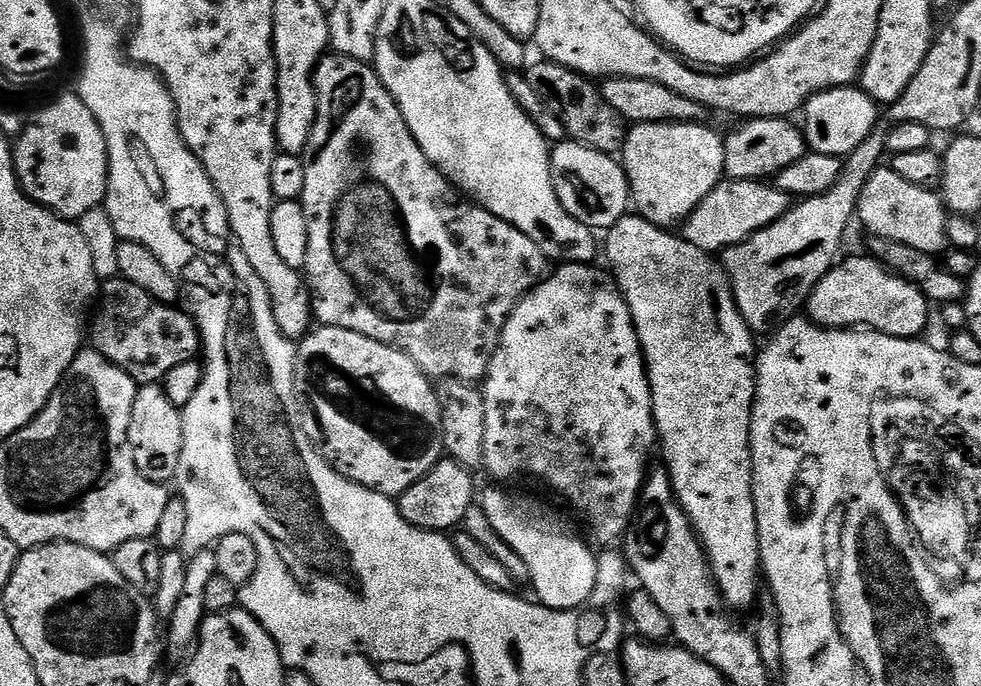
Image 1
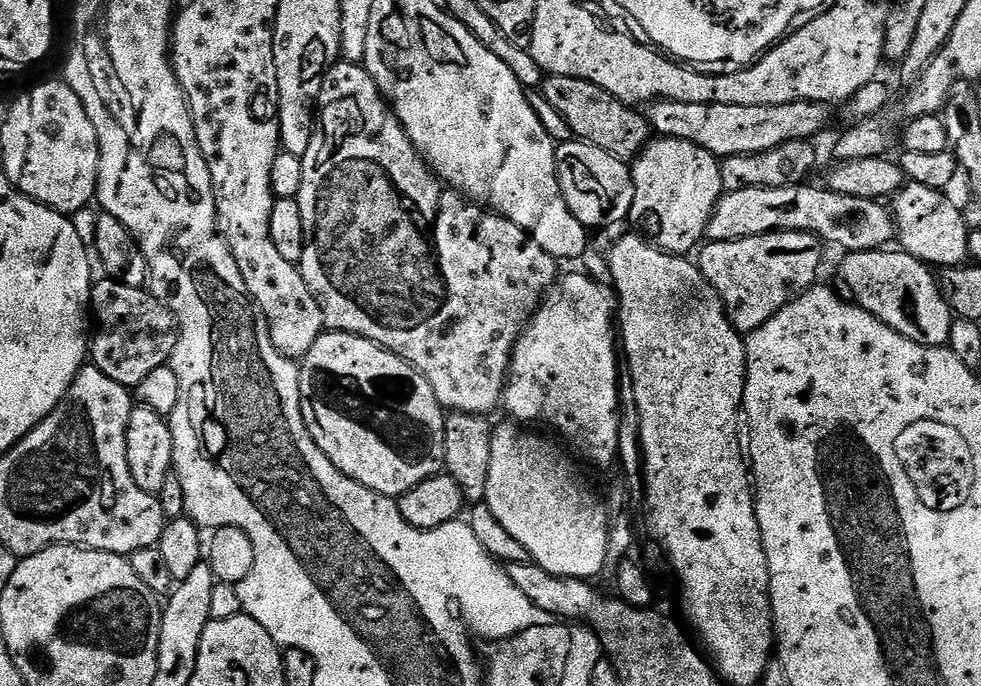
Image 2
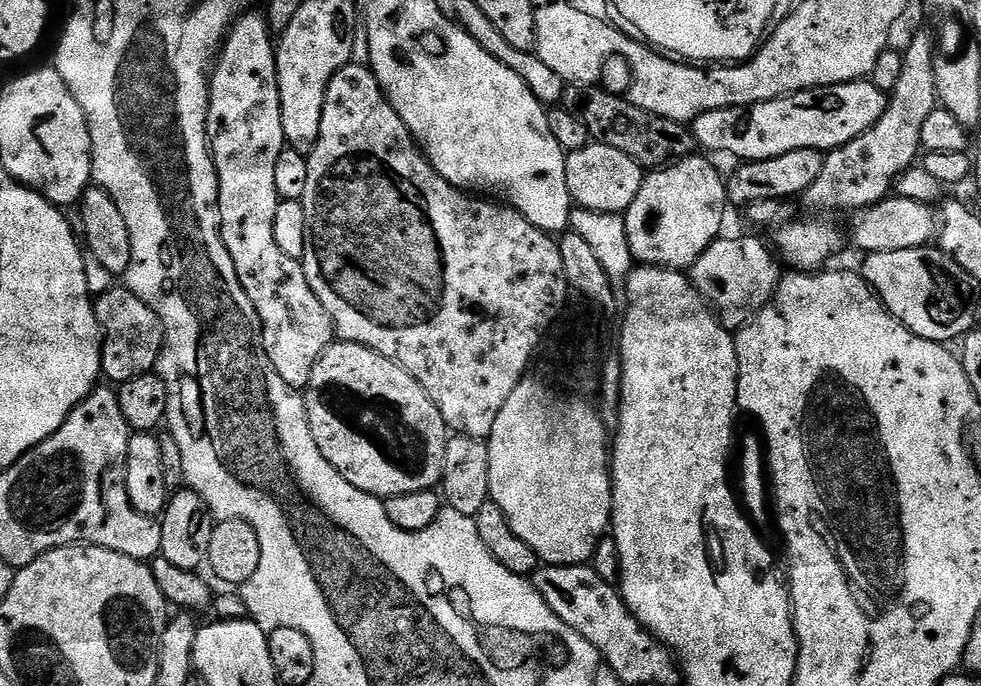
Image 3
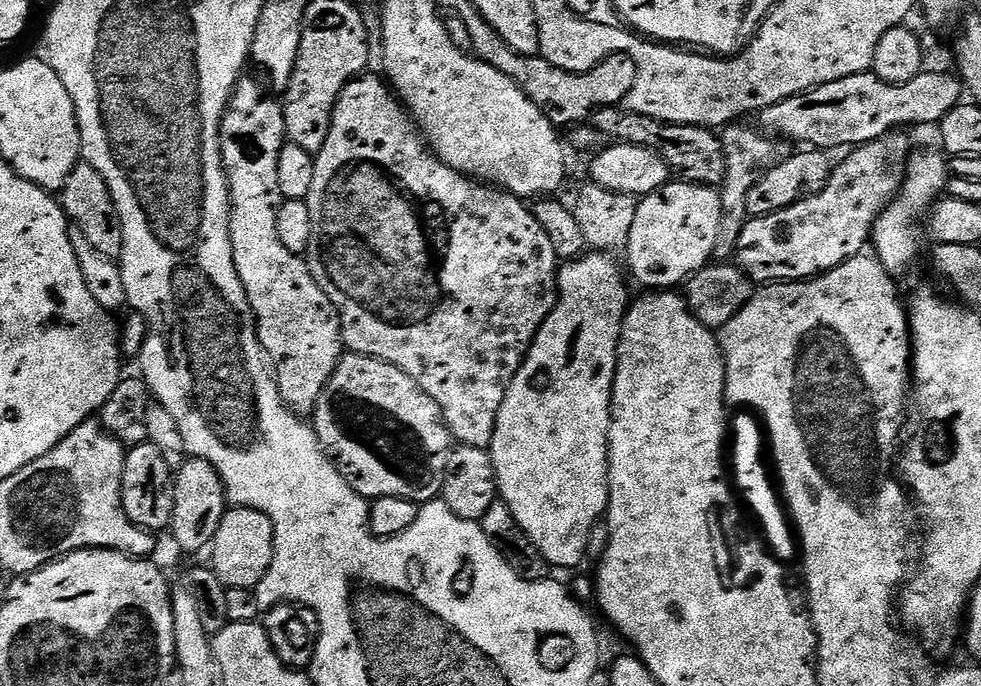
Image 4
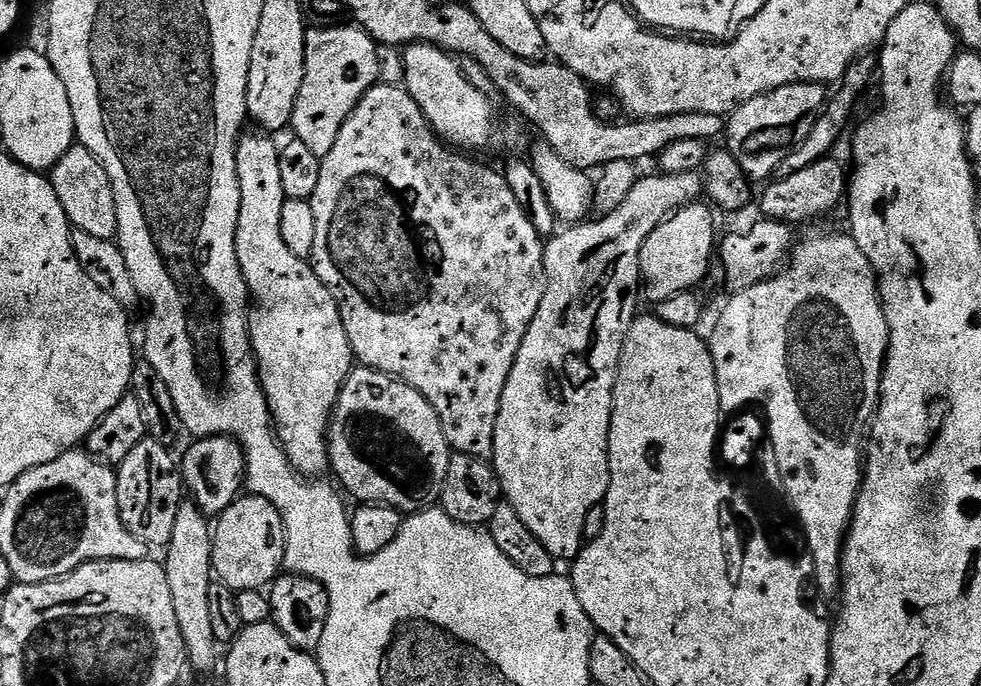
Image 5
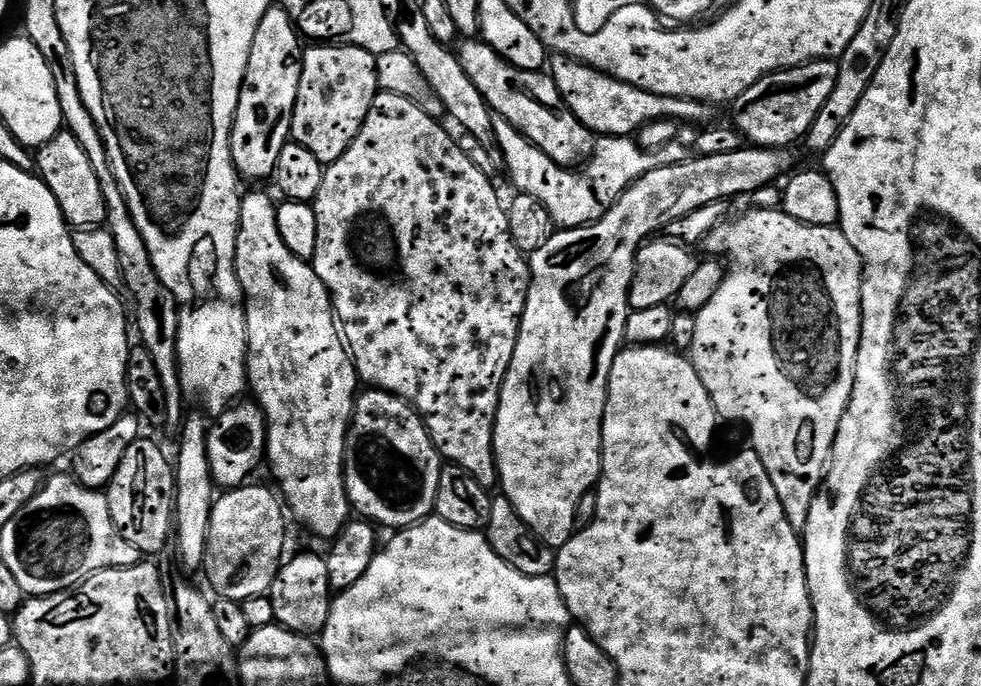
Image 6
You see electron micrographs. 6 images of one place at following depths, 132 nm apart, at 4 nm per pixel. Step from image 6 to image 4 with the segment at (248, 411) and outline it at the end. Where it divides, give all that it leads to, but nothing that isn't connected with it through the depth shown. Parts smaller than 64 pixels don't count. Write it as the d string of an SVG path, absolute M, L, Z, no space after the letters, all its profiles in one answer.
M189 458L181 468L175 469L174 475L174 514L170 533L182 551L200 552L203 548L205 551L211 545L214 534L218 534L218 526L230 507L222 478L210 462L195 458Z

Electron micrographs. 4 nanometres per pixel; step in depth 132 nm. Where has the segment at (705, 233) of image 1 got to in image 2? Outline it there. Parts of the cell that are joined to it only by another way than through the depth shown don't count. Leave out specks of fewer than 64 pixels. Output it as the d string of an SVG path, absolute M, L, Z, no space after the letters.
M805 182L798 186L734 190L721 196L708 223L707 239L734 242L754 238L767 232L809 232L825 245L837 244L845 253L884 250L897 235L893 213L879 200L848 197L834 193L827 186L811 188Z

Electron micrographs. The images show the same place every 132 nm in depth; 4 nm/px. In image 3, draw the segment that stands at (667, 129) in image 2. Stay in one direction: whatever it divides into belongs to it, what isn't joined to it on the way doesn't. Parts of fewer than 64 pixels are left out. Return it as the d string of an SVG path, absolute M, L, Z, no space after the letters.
M871 79L851 80L845 84L835 84L829 88L811 88L805 92L794 92L790 96L780 96L777 100L767 100L761 104L753 104L746 108L723 108L710 110L706 114L691 121L690 129L697 145L705 153L729 152L737 156L737 161L765 160L778 154L790 154L790 150L813 148L822 153L829 153L833 148L846 146L846 142L854 142L870 126L874 126L884 117L888 109L888 96L885 89L872 83Z

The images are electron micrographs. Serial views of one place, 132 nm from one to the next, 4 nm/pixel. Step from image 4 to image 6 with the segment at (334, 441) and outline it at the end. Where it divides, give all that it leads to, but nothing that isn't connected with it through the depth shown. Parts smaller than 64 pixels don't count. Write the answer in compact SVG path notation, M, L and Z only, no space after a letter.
M364 390L357 395L352 424L348 428L348 443L344 446L344 481L348 503L357 517L381 529L403 530L421 524L435 513L441 467L442 457L430 438L428 427L410 405L397 396L379 390Z

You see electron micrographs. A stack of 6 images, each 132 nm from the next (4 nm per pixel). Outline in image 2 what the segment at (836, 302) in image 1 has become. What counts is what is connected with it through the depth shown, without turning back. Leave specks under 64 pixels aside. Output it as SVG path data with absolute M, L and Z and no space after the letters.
M892 251L850 252L843 257L840 276L852 291L851 299L907 340L927 348L945 347L954 313L942 294L937 273L908 252Z

